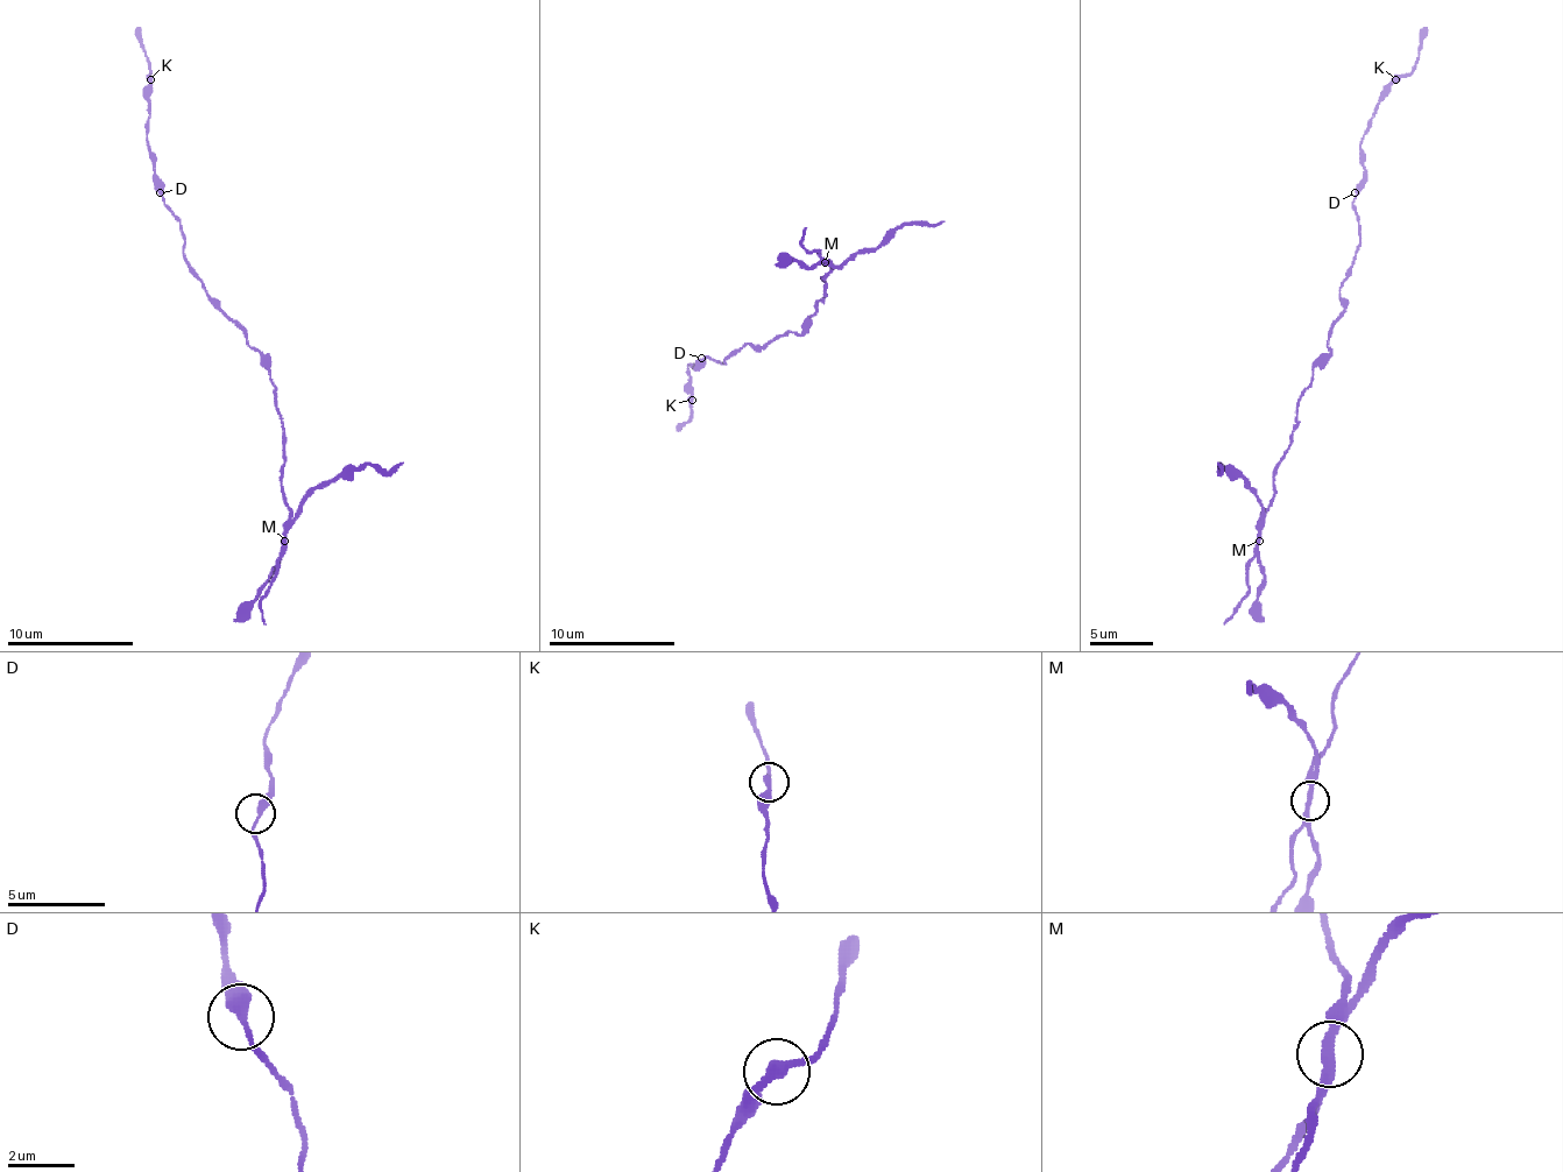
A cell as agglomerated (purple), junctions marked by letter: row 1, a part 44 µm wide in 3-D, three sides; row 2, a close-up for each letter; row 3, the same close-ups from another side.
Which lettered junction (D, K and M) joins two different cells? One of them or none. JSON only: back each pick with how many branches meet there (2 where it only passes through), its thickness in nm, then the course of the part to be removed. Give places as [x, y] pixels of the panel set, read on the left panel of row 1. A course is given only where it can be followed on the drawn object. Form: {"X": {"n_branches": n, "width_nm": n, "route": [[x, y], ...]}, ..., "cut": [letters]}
{"M": {"n_branches": 2, "width_nm": 280, "route": [[283, 541], [299, 506], [318, 487], [362, 465], [394, 471], [403, 461]]}, "cut": ["M"]}

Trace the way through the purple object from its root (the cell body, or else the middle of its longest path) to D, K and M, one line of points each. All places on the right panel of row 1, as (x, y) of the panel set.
D: (1332, 326), (1342, 310), (1338, 291), (1360, 240), (1355, 192)
K: (1332, 326), (1342, 310), (1338, 291), (1360, 240), (1355, 209), (1364, 177), (1360, 139), (1380, 94), (1395, 79)
M: (1332, 326), (1329, 351), (1298, 402), (1298, 424), (1275, 471), (1272, 503), (1259, 519), (1259, 541)

